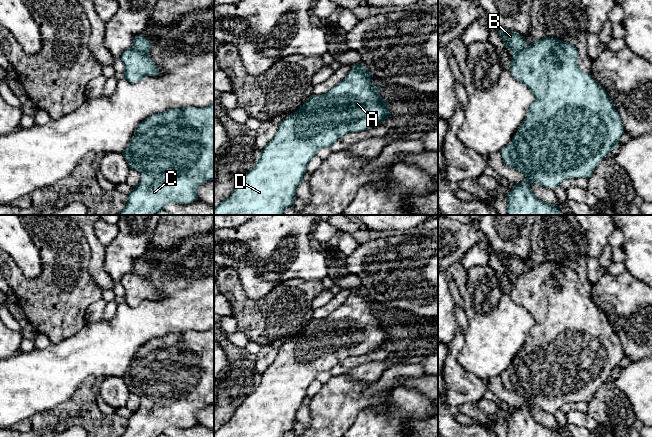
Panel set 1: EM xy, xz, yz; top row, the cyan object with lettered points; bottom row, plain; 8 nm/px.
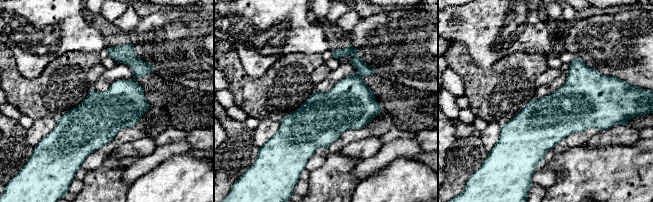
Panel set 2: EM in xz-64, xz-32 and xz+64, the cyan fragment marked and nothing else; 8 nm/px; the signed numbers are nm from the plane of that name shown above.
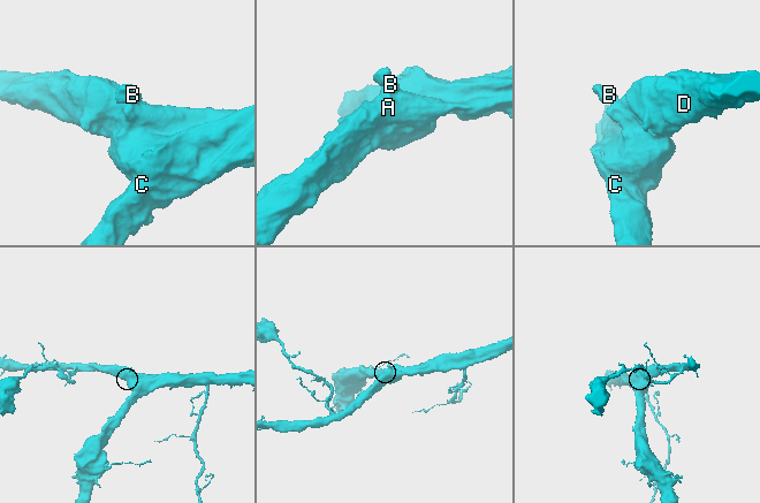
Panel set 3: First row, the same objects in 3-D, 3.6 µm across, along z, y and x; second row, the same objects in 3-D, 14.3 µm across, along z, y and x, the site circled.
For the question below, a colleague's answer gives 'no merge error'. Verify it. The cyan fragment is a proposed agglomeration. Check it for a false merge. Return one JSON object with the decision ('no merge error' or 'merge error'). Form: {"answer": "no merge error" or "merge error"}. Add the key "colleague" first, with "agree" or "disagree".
{"colleague": "disagree", "answer": "merge error"}

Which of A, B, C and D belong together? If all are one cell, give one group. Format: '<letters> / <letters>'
A C D / B

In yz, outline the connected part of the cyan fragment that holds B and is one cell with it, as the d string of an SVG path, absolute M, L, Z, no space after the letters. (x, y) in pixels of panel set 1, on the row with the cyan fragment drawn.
M500 28L499 34L502 41L506 45L506 48L508 48L512 53L521 51L525 48L526 39L517 32Z

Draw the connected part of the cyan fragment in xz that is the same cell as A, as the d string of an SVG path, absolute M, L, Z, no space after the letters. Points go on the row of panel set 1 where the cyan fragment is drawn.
M353 66L337 86L326 94L313 94L297 111L285 118L273 139L260 151L256 165L245 173L231 195L214 208L214 215L283 215L286 208L294 206L296 190L307 172L307 165L320 148L330 148L344 134L367 130L391 117L389 102L382 99L378 90L382 84L375 86L370 78L362 68Z

